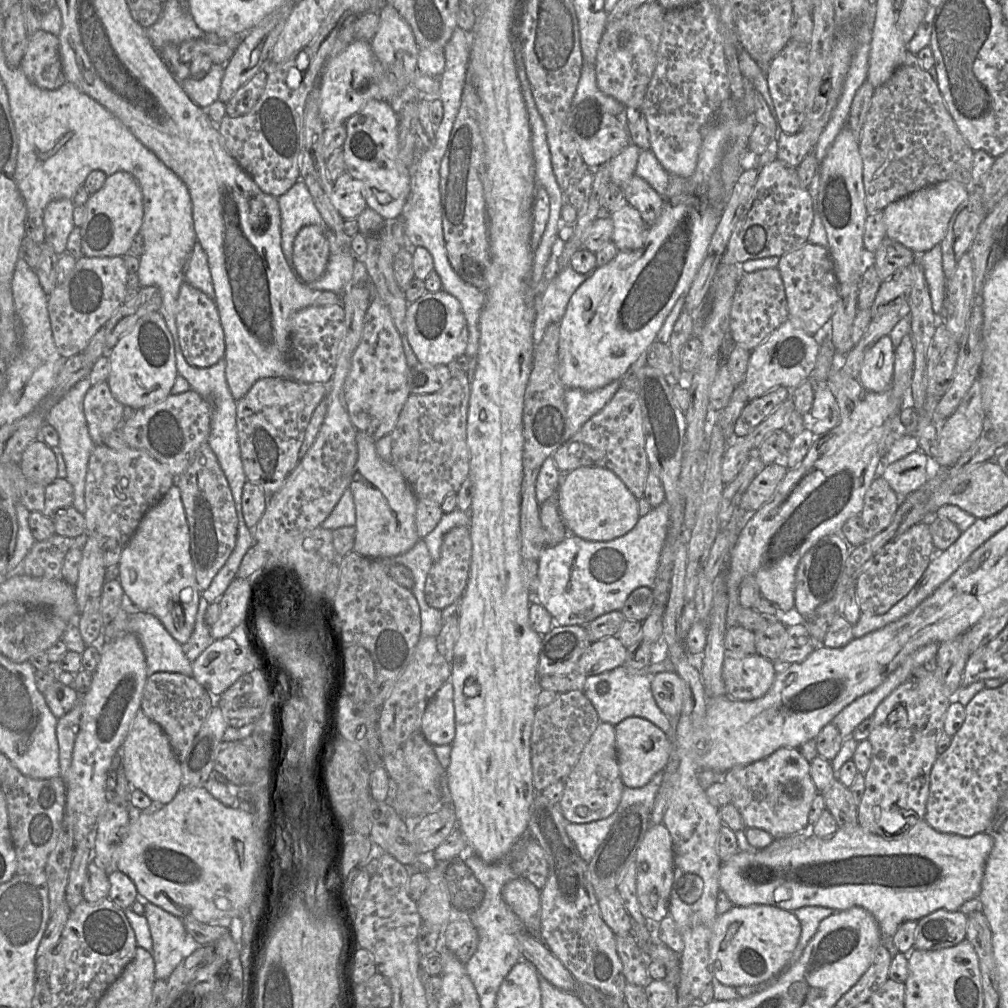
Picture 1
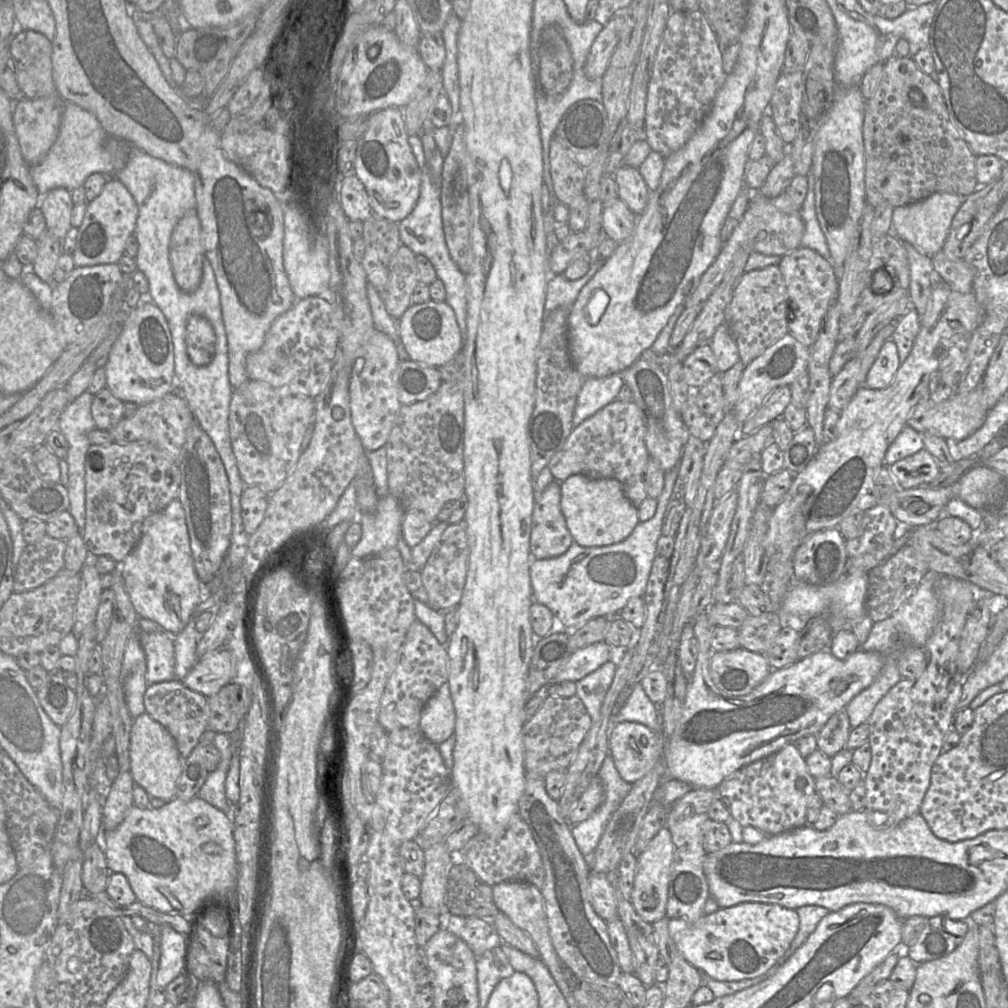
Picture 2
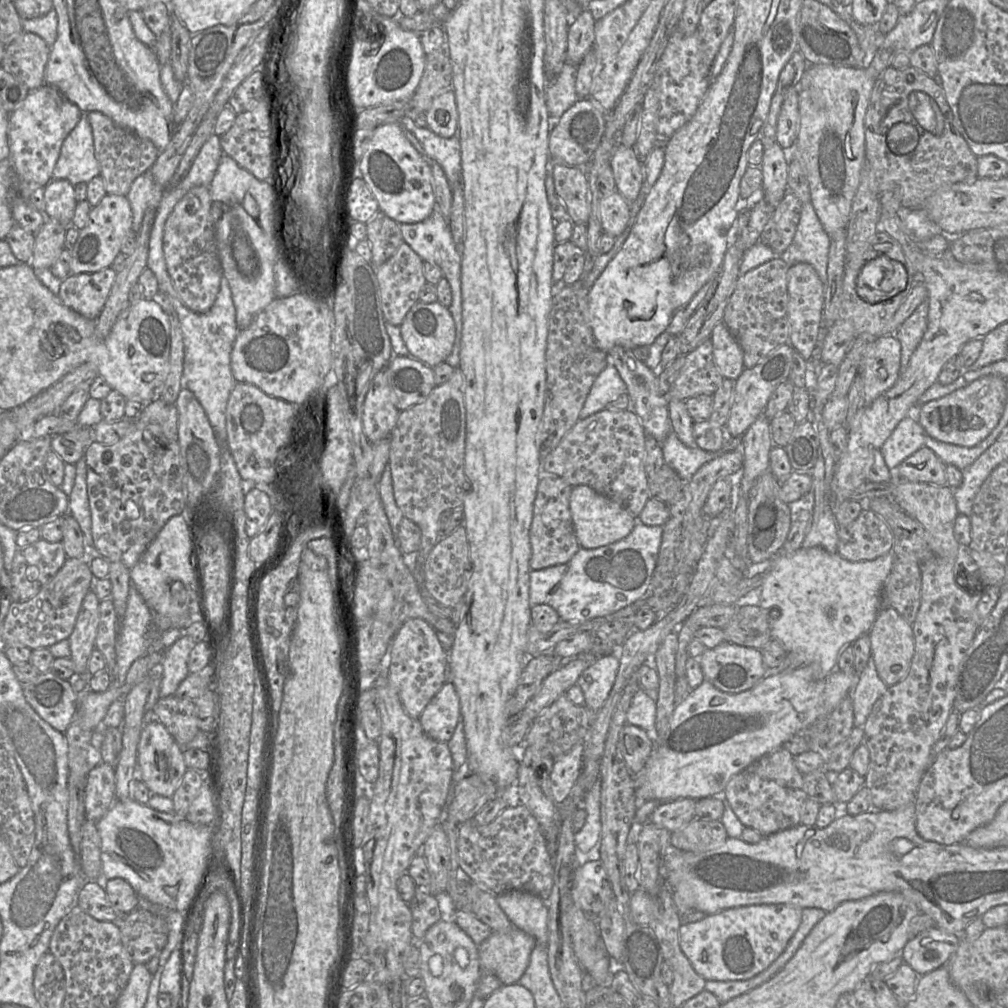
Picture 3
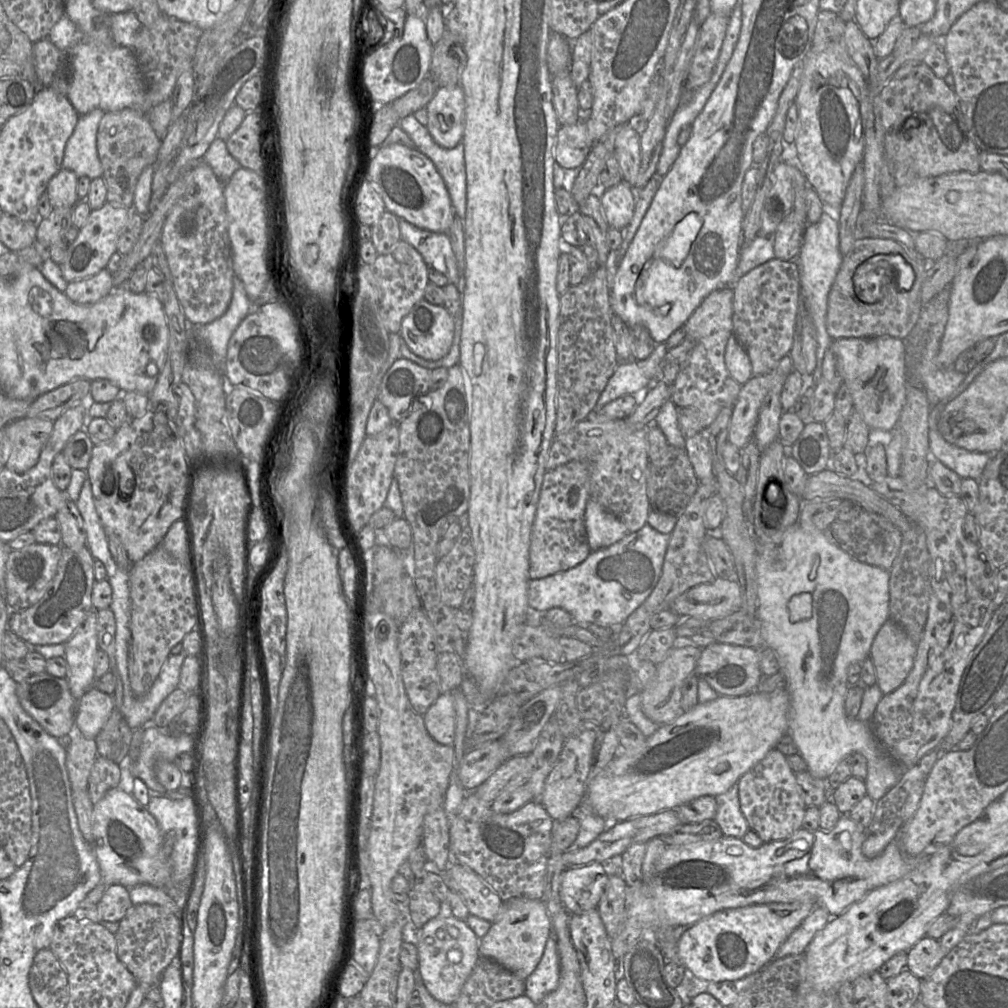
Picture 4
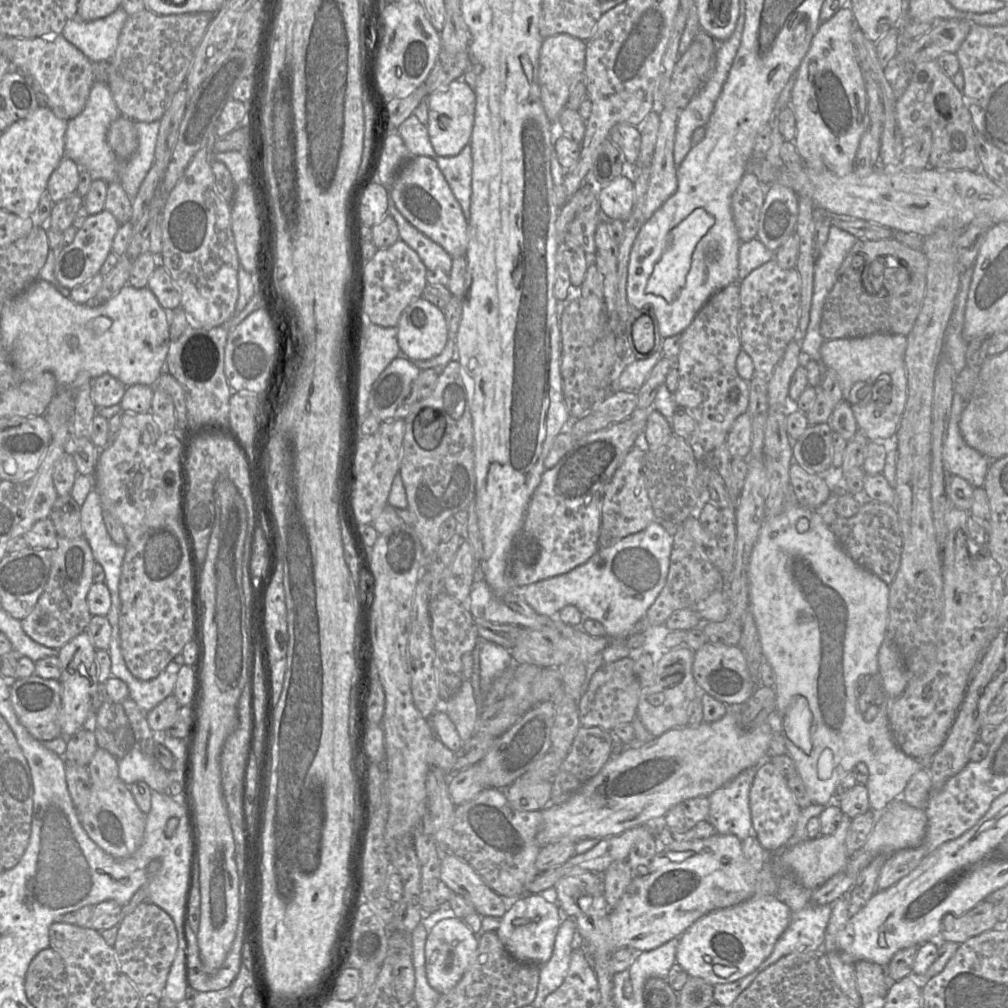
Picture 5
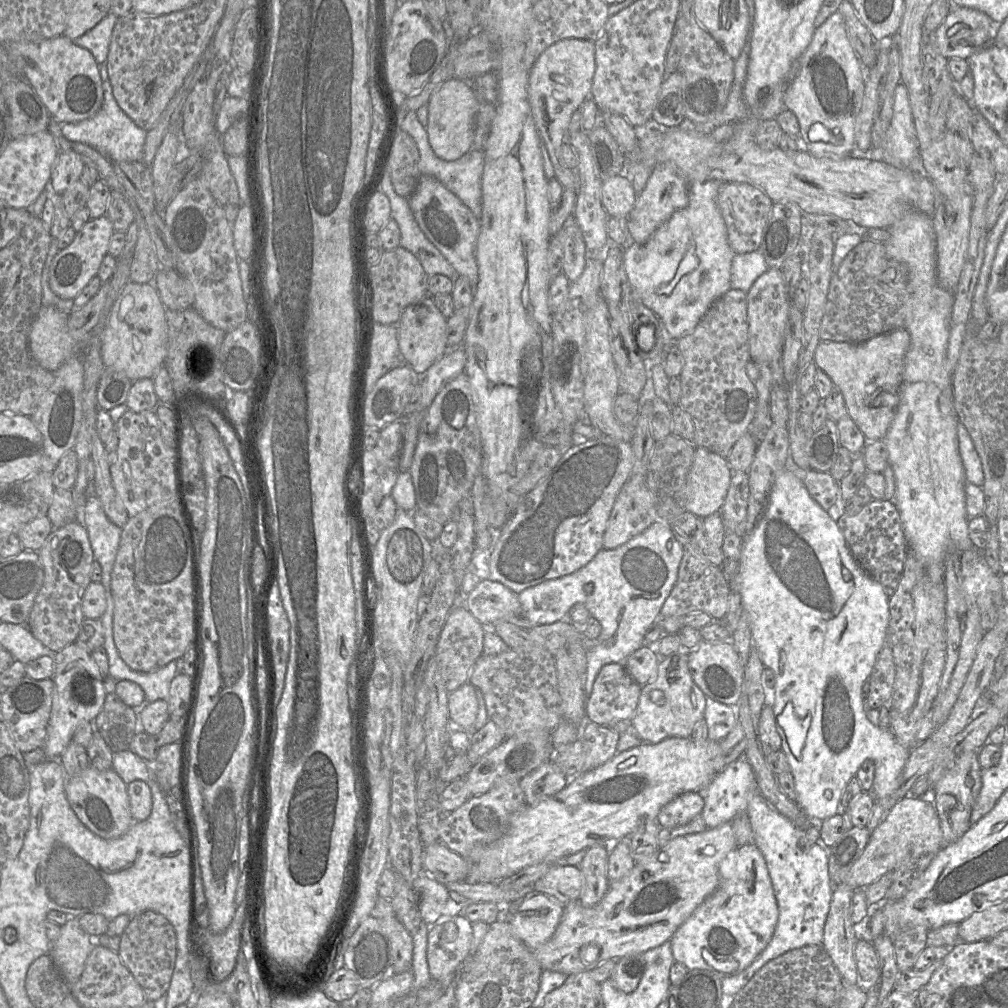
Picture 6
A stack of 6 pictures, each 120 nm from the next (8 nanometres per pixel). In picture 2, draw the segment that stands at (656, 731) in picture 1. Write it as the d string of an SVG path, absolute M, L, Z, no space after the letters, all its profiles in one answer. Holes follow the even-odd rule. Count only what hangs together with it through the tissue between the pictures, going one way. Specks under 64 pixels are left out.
M614 723L609 736L609 753L620 776L632 784L659 761L662 735L642 723Z

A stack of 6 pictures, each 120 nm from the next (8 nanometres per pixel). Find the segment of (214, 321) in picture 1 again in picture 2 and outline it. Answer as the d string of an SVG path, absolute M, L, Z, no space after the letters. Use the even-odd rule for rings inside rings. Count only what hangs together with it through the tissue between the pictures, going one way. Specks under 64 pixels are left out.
M192 314L186 325L187 353L196 366L206 366L215 356L216 336L211 323L204 316Z

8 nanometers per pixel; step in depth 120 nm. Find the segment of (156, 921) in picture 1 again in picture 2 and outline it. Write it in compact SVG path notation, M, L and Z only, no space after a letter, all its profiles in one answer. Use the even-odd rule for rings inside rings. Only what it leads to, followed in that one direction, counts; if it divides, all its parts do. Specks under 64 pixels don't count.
M159 925L161 932L161 957L157 974L157 985L165 988L184 970L184 941L185 935L169 925Z

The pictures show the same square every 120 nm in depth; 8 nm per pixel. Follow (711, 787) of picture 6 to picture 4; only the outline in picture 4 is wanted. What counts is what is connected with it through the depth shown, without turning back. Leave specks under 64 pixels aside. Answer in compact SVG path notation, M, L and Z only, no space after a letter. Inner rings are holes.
M737 784L715 799L717 811L714 820L720 826L723 835L742 839L750 828L740 809Z

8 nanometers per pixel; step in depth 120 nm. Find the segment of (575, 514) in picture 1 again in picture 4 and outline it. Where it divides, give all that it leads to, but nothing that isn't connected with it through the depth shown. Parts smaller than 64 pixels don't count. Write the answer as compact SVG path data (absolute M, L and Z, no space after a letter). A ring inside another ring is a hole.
M593 499L586 504L585 527L591 551L607 548L629 533L622 521Z

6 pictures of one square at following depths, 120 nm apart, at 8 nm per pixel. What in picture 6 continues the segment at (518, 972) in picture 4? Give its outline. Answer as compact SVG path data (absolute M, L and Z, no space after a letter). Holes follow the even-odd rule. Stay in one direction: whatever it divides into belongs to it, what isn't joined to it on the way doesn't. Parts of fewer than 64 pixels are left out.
M533 893L521 900L510 924L517 937L529 949L535 950L553 936L563 909L563 905L546 894Z

